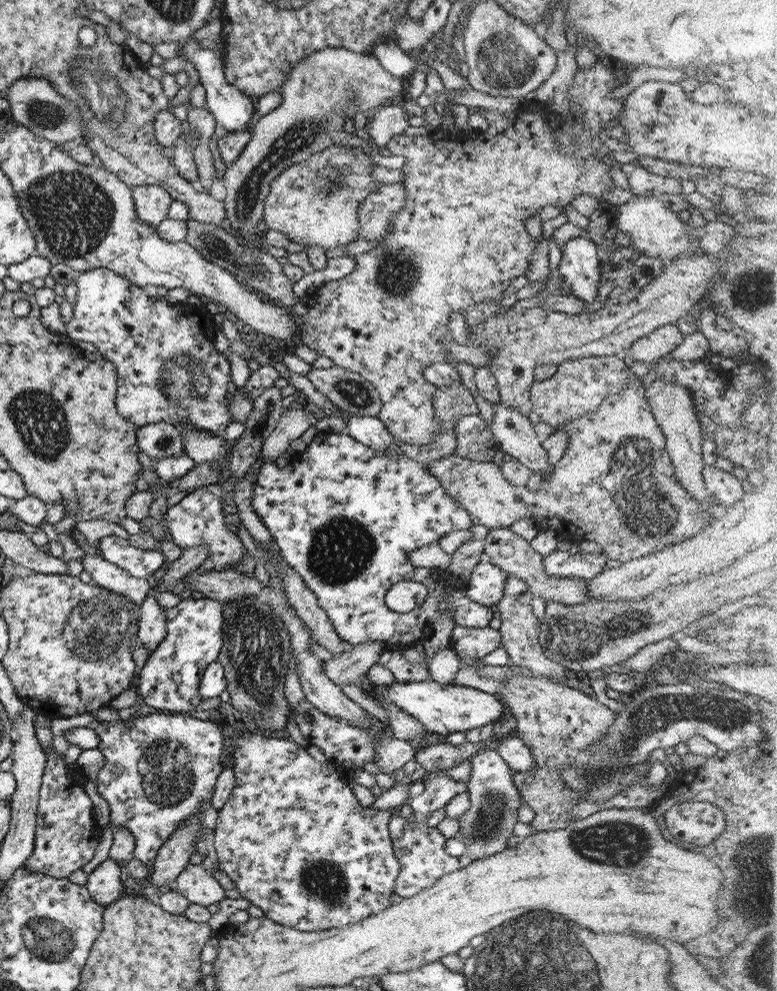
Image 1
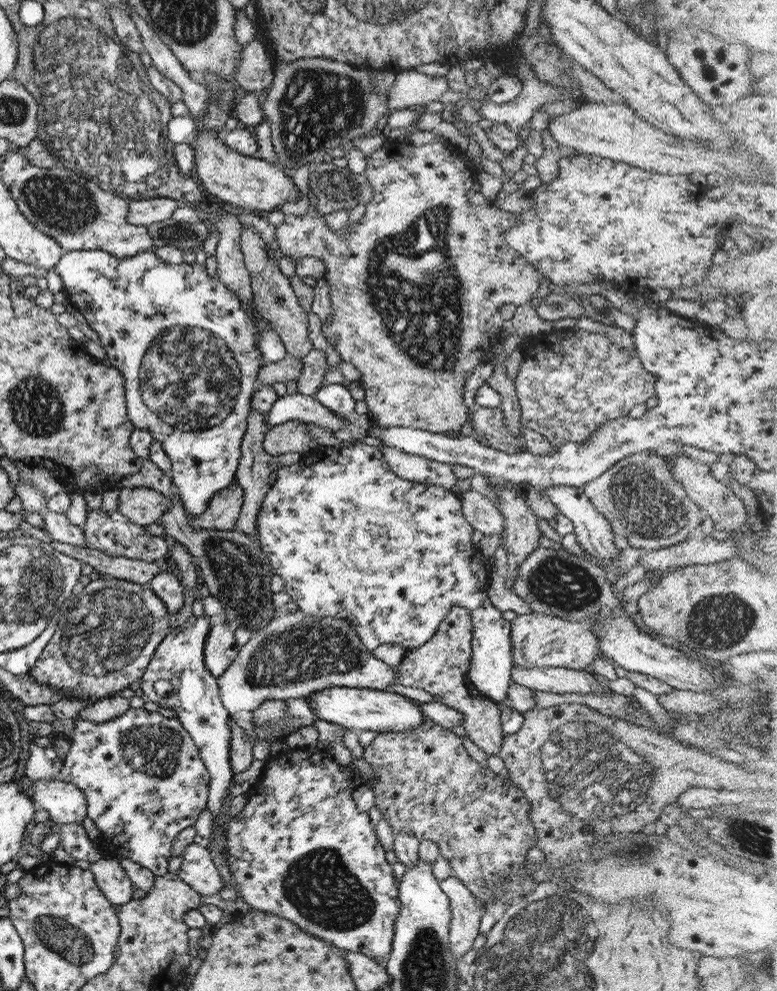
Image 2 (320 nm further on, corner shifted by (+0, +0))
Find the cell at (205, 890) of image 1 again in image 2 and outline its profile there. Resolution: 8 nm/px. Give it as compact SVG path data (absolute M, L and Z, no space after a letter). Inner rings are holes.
M188 844L181 855L181 866L175 874L199 896L215 894L222 888L218 870L204 844Z

